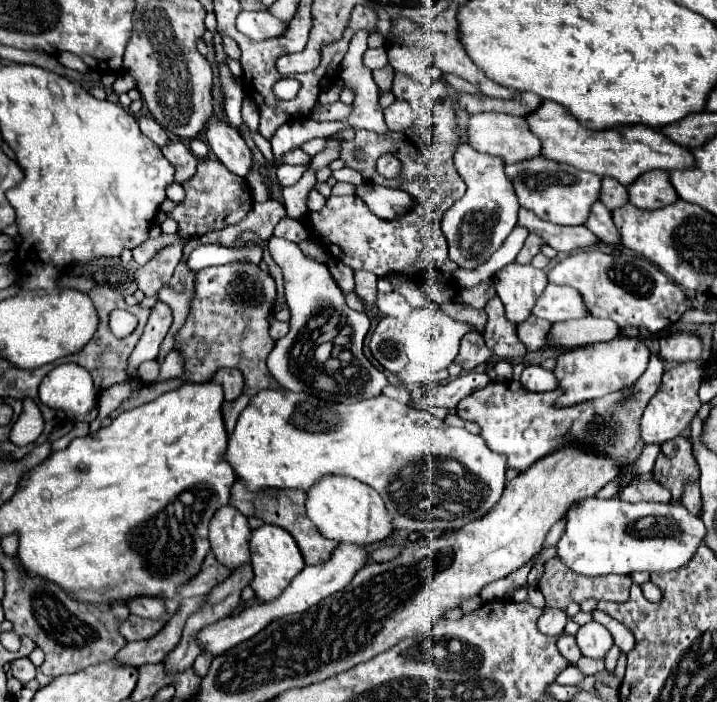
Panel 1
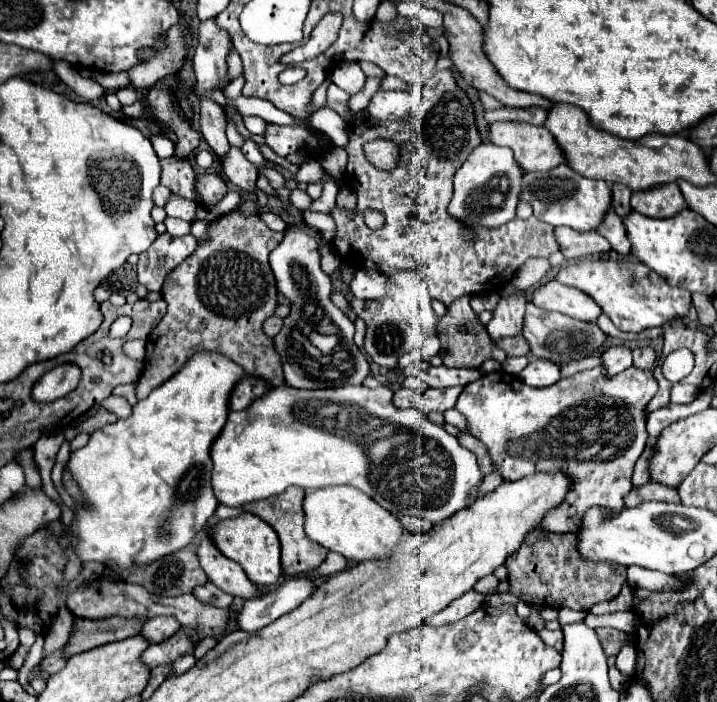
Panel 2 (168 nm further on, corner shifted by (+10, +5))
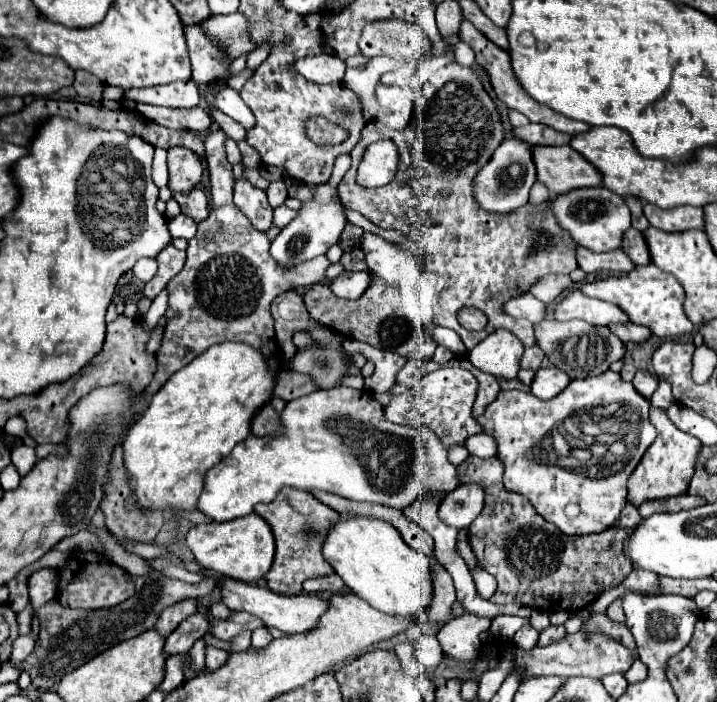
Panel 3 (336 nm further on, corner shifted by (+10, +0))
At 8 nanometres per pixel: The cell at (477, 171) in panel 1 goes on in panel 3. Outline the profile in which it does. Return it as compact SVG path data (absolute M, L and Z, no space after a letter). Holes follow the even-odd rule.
M510 138L504 140L496 148L488 164L480 168L480 174L476 174L476 180L472 182L472 194L476 198L476 204L482 206L482 210L488 210L490 214L512 214L512 210L528 202L528 192L534 182L536 182L536 168L530 156L530 144Z

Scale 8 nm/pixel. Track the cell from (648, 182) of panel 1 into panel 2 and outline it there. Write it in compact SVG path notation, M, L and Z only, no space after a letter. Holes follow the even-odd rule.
M660 185L660 189L650 189L648 193L632 193L630 203L634 211L656 219L674 217L676 213L688 209L678 185Z

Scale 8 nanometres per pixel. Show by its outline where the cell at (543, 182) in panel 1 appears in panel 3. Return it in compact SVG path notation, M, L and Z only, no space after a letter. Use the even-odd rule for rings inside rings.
M602 186L580 188L580 190L570 190L568 194L558 194L548 200L548 206L552 206L556 222L560 222L560 228L568 230L568 234L574 238L578 246L584 246L592 252L608 252L620 248L622 234L630 228L630 210L624 198L612 194Z

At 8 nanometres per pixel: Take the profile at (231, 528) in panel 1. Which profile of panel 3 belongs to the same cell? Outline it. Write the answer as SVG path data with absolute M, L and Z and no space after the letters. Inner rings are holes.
M220 576L220 594L222 594L222 602L230 608L230 610L236 610L236 612L248 612L248 614L254 614L258 616L266 626L272 626L272 628L278 628L282 632L290 632L290 634L296 634L296 632L304 632L304 630L310 630L316 620L320 618L320 614L326 612L326 600L322 600L320 596L314 596L314 594L296 594L296 596L286 596L286 594L278 594L278 592L272 592L268 586L262 586L262 584L244 584L240 580L234 580L234 578L224 578Z

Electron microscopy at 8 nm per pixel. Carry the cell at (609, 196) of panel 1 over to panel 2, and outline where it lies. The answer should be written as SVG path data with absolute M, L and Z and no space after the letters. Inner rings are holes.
M614 185L612 187L612 207L620 217L626 217L632 213L630 209L630 189L626 185Z

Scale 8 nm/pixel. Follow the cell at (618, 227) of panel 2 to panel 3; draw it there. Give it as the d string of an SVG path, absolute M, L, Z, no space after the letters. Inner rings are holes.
M628 228L622 238L622 250L632 258L634 264L650 264L650 254L644 244L644 238L638 230Z

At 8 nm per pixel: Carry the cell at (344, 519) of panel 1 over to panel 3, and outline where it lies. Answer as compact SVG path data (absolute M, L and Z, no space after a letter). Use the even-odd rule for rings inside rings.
M338 514L338 520L330 526L322 544L322 554L344 584L370 606L386 614L416 614L420 622L426 622L426 610L434 592L428 574L428 558L412 550L392 524L376 518Z

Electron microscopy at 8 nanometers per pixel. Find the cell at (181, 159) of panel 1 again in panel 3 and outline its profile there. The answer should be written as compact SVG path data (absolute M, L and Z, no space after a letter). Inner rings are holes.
M198 186L192 188L188 194L172 194L172 198L180 204L182 212L188 214L190 218L194 218L196 222L206 220L206 216L208 216L208 198Z

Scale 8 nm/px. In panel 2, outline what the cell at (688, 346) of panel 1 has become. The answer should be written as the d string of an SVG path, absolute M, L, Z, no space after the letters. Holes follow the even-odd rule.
M642 347L642 349L634 349L634 365L638 369L652 369L656 363L656 351L652 347Z

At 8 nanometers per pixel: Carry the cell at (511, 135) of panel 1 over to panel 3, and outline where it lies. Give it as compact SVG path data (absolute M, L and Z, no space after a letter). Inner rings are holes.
M532 146L532 158L536 162L538 182L542 182L550 194L564 194L582 186L600 186L600 172L570 146Z

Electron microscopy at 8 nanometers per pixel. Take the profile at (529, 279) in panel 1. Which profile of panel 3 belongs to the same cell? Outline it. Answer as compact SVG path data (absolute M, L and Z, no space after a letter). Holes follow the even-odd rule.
M500 328L474 346L468 352L468 360L476 368L492 376L516 378L516 372L520 370L518 362L522 352L524 352L524 344L516 338L516 334Z

